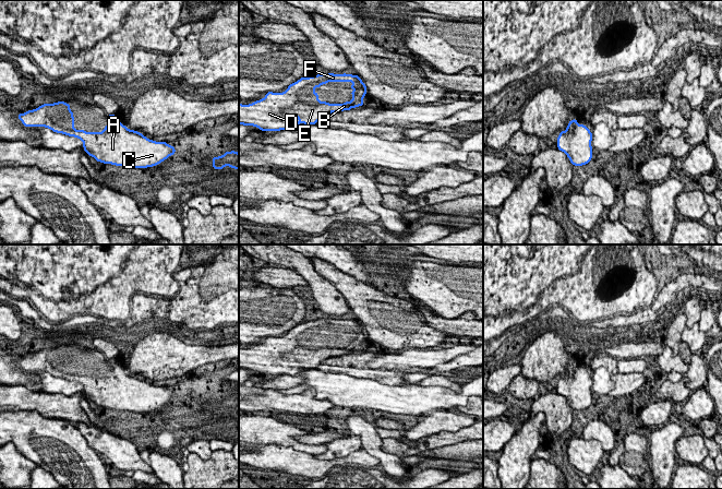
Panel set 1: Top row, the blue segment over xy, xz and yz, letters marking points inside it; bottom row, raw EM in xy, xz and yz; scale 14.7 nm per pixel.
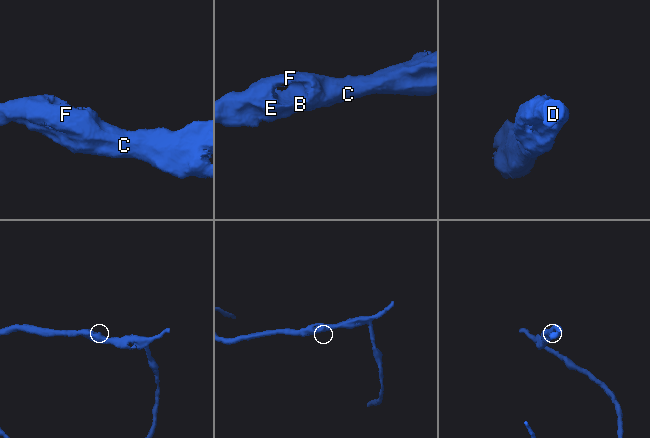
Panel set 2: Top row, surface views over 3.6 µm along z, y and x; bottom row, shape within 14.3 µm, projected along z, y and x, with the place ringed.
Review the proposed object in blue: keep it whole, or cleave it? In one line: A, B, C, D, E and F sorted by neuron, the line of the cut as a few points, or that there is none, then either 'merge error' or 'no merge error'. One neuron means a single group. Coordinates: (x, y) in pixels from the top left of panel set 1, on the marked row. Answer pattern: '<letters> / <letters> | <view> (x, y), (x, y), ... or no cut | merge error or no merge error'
A B C D E F | no cut | no merge error

